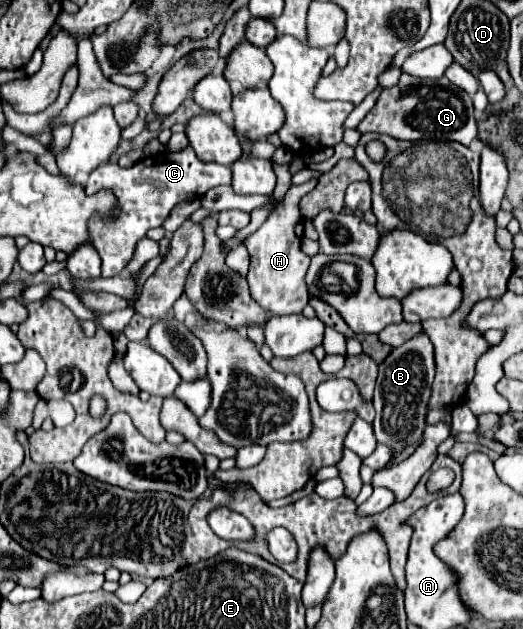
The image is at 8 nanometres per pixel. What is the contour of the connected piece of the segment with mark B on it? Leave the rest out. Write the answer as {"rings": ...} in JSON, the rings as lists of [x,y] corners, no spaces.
{"rings":[[[418,333],[408,339],[404,345],[390,351],[390,355],[380,363],[376,391],[374,391],[374,435],[380,443],[390,445],[394,455],[398,455],[404,445],[414,443],[422,437],[426,427],[426,413],[428,413],[428,399],[430,387],[434,381],[434,347],[428,335]]]}

